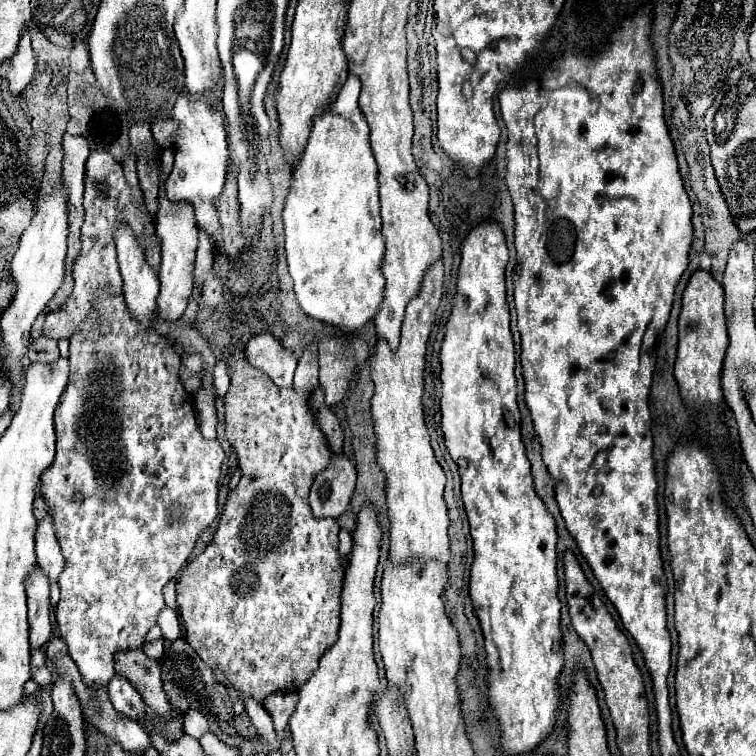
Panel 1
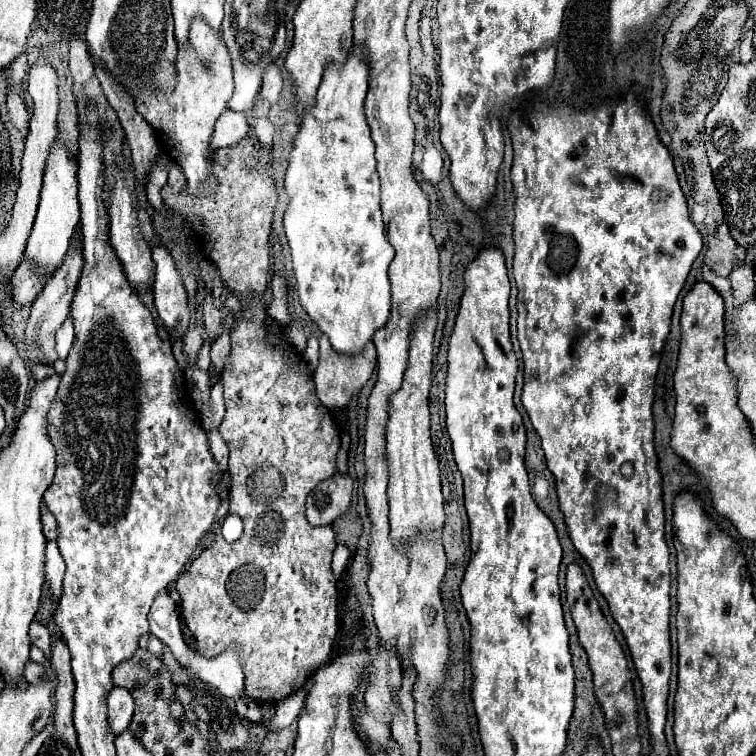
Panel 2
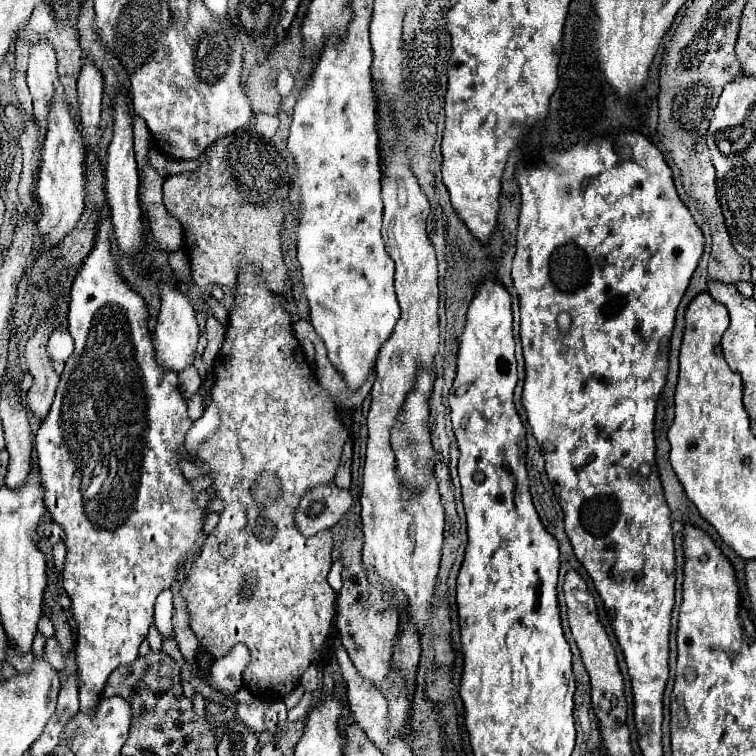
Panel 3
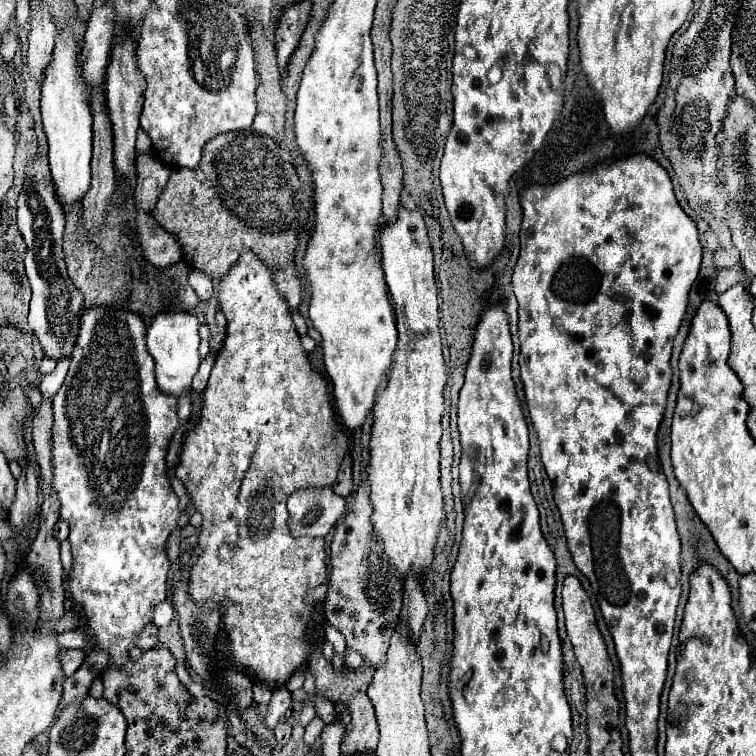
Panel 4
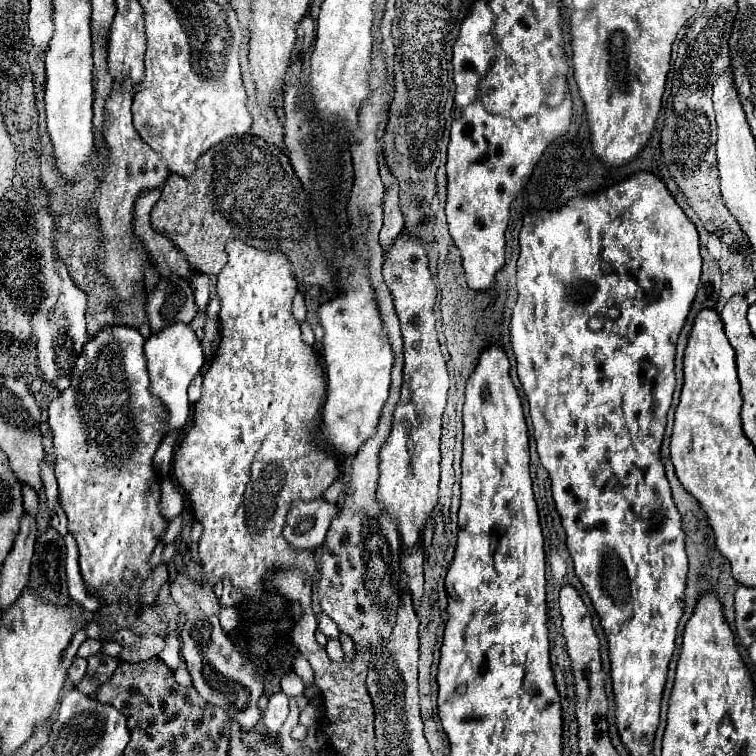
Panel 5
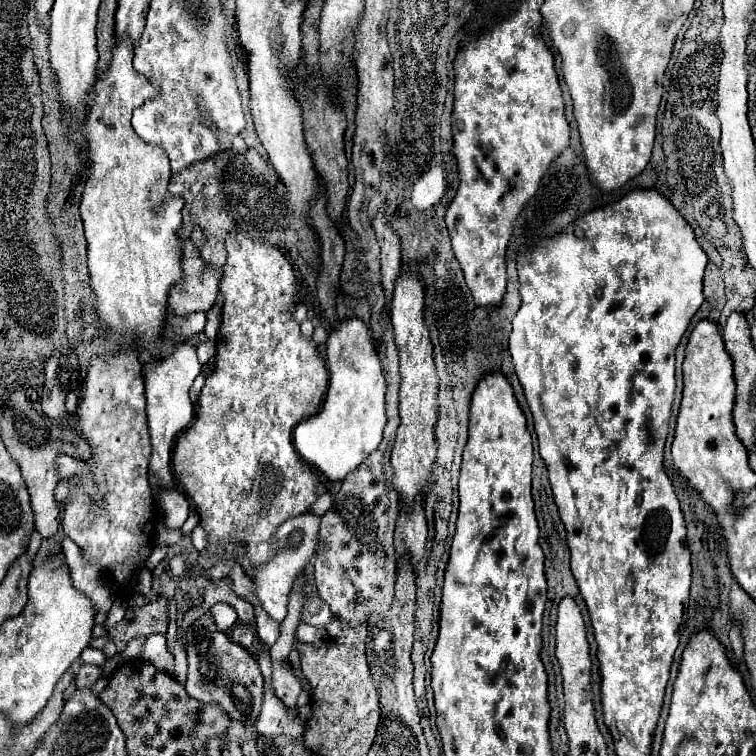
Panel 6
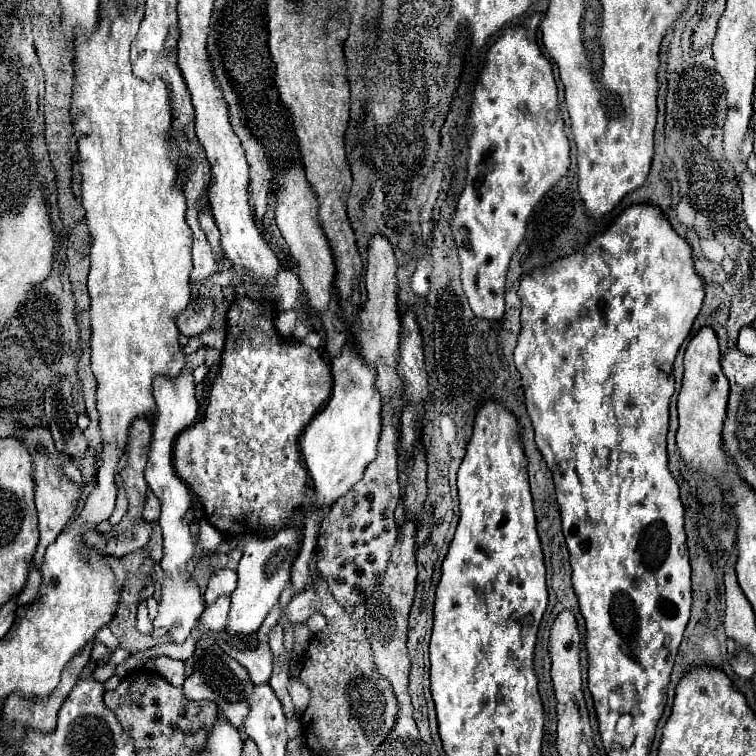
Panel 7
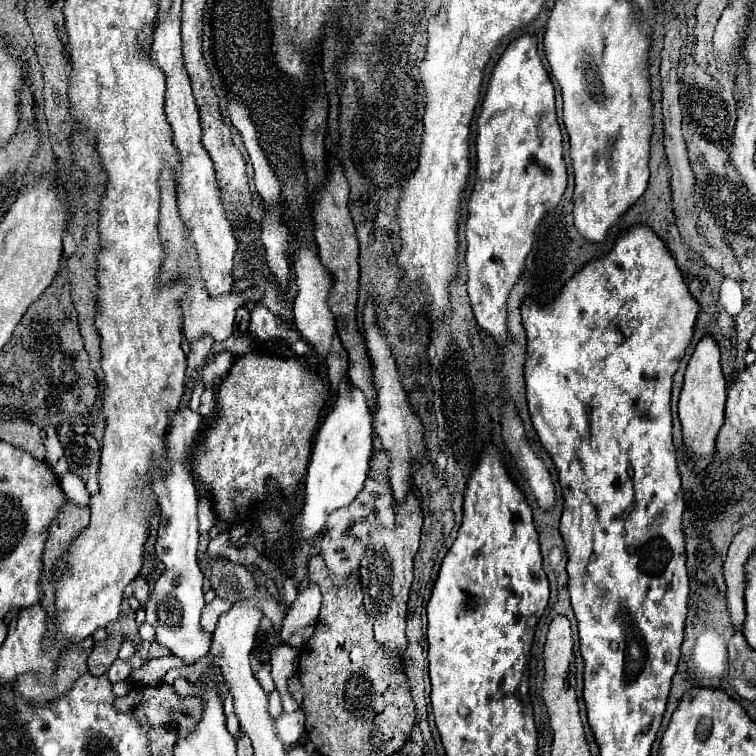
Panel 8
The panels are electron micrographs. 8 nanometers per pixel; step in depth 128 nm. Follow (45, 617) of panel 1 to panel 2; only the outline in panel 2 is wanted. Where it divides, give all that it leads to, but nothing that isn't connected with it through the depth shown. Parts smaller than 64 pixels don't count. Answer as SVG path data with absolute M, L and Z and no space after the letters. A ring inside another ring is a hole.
M34 620L34 622L32 622L32 634L30 634L30 638L32 638L32 644L36 644L36 646L44 652L46 658L52 658L50 632L48 632L46 626L42 626L42 624L38 624L38 622Z

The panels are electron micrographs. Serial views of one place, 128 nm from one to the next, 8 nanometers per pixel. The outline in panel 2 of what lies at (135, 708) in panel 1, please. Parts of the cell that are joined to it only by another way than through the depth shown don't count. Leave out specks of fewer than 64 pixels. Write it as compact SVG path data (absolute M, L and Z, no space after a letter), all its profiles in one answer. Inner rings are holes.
M112 688L108 696L108 726L114 736L120 736L134 714L134 700L128 690L124 688Z

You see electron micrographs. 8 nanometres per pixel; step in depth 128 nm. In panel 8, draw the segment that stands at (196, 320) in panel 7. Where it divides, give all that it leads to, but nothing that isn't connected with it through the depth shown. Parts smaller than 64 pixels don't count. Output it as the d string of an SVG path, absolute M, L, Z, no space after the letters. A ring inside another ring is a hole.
M200 338L200 342L194 342L190 346L190 354L188 354L188 370L186 370L186 384L194 382L200 374L200 368L206 364L206 360L212 356L212 348L214 342L212 338Z

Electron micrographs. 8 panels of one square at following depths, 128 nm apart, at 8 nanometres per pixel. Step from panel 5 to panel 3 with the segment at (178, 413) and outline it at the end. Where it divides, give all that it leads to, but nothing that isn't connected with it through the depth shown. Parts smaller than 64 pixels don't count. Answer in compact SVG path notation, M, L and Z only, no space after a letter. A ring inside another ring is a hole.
M160 284L160 294L162 294L162 308L158 314L158 324L152 334L152 344L156 350L156 360L160 362L162 370L176 372L180 374L184 368L194 366L194 356L196 356L196 346L198 346L198 322L196 322L196 312L188 298L170 288L168 284Z

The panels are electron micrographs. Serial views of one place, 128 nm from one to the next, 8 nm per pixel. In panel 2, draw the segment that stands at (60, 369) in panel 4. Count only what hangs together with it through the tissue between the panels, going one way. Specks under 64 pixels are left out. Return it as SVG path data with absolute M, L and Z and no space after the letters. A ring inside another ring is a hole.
M68 318L55 334L55 348L59 359L65 360L67 358L74 339L75 332L73 322Z

